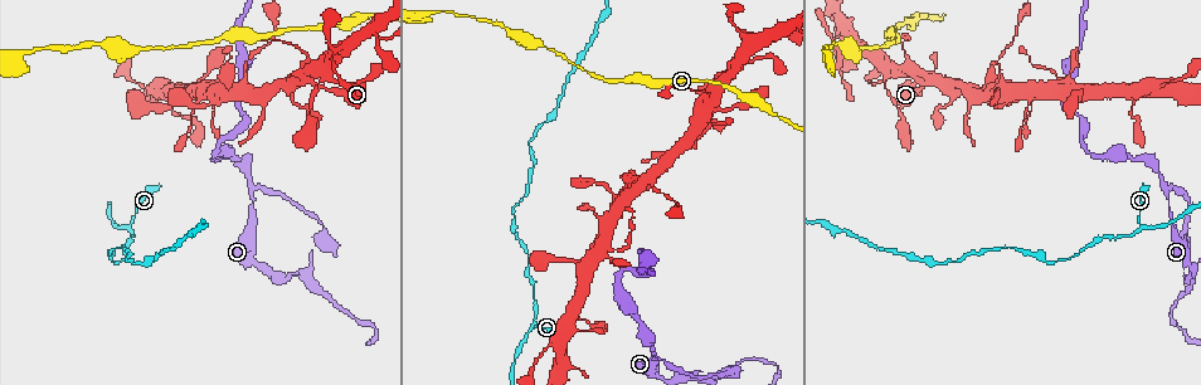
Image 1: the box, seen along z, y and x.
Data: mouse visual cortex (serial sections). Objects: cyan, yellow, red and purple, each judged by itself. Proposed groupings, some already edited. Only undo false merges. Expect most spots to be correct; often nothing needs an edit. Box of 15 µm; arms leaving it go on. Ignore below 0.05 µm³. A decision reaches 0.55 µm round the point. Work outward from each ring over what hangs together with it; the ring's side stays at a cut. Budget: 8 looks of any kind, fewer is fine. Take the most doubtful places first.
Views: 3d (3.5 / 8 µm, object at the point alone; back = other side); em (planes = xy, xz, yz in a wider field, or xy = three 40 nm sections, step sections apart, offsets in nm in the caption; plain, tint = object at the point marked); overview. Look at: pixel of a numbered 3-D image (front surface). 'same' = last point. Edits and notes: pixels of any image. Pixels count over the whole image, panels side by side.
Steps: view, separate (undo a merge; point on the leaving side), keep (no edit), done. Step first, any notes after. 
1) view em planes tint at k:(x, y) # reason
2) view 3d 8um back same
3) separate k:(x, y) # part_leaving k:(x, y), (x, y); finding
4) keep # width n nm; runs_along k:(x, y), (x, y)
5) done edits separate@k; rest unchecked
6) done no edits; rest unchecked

view 3d 3.5um at 1:(654, 353) # sharp bend

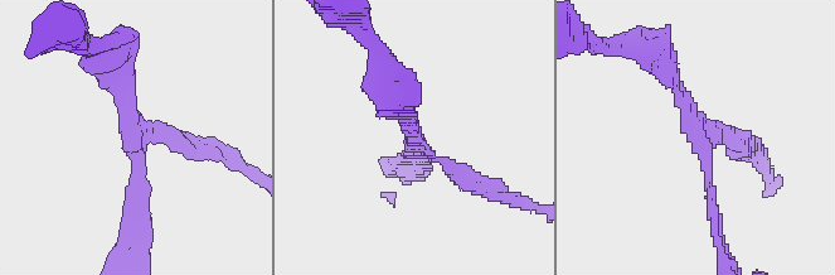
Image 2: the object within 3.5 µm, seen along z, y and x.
view em xy step 2 tint at 2:(701, 144) # arms 3; arm_widths 150, 150, 200 nm; need the tissue

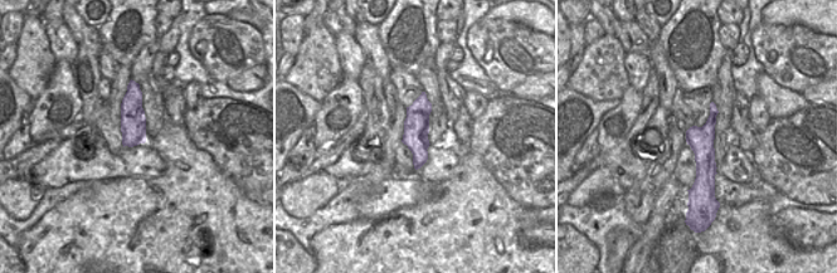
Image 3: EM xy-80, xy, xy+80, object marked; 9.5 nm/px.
keep # runs_along 2:(714, 228), (705, 150), (669, 73); one cell here

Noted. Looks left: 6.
view 3d 3.5um at 1:(531, 325) # abrupt turn

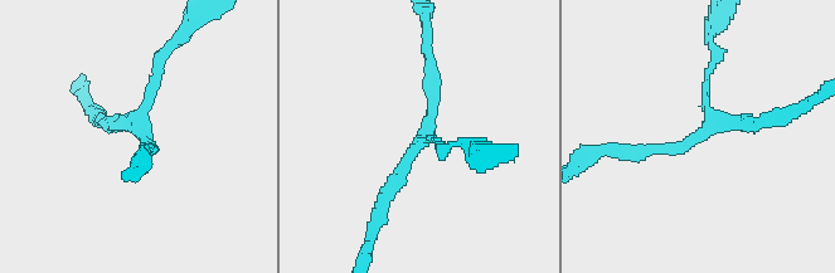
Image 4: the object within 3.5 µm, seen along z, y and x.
view em planes tint at 4:(420, 141) # need the tissue

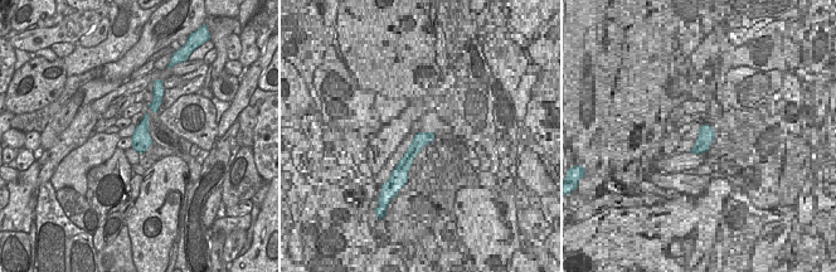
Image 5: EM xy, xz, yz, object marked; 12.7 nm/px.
view em xy step 1 tint same # another direction

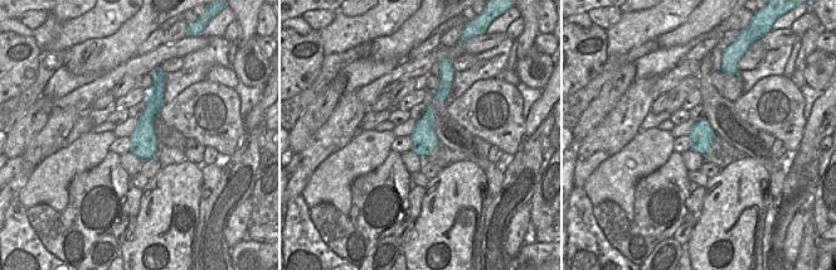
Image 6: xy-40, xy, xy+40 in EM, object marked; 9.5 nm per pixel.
keep # width 240 nm; runs_along 4:(709, 40), (709, 126), (674, 149), (645, 149); continuous, no second cell

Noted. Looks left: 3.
view 3d 3.5um at 1:(417, 18)

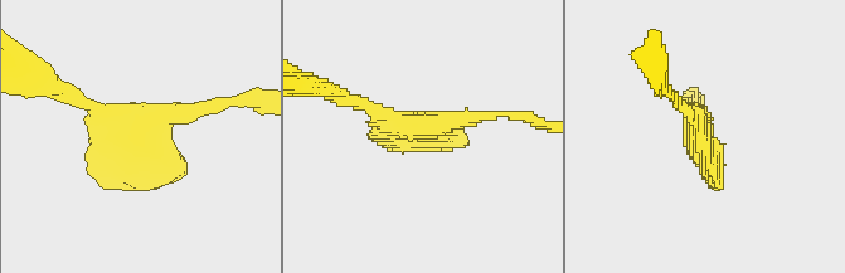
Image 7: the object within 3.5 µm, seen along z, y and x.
view em xy step 5 plain at 7:(148, 124) # arms 4; arm_widths 100, 200, 300, 300 nm; now the EM

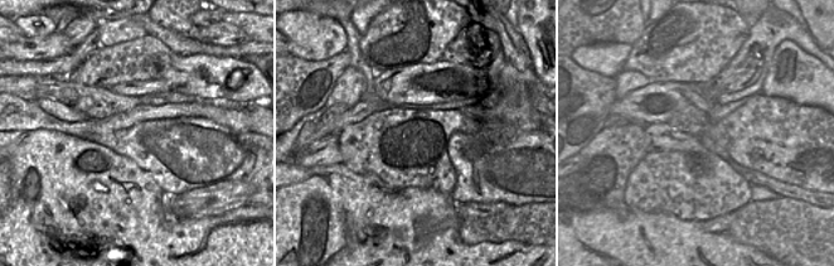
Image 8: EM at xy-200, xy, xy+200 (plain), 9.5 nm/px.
view em xy step 5 tint same # with the object marked

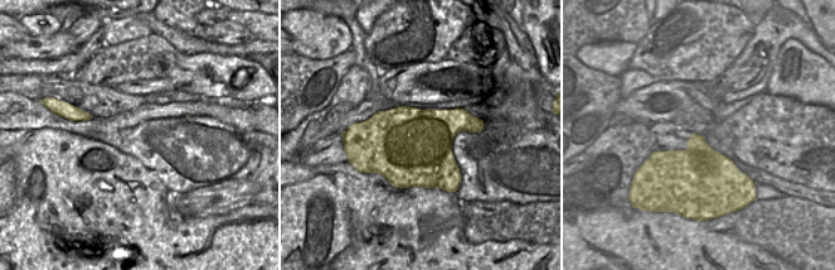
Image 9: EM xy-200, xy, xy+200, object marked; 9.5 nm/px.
keep # one cell here

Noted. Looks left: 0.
done no edits; rest unchecked

